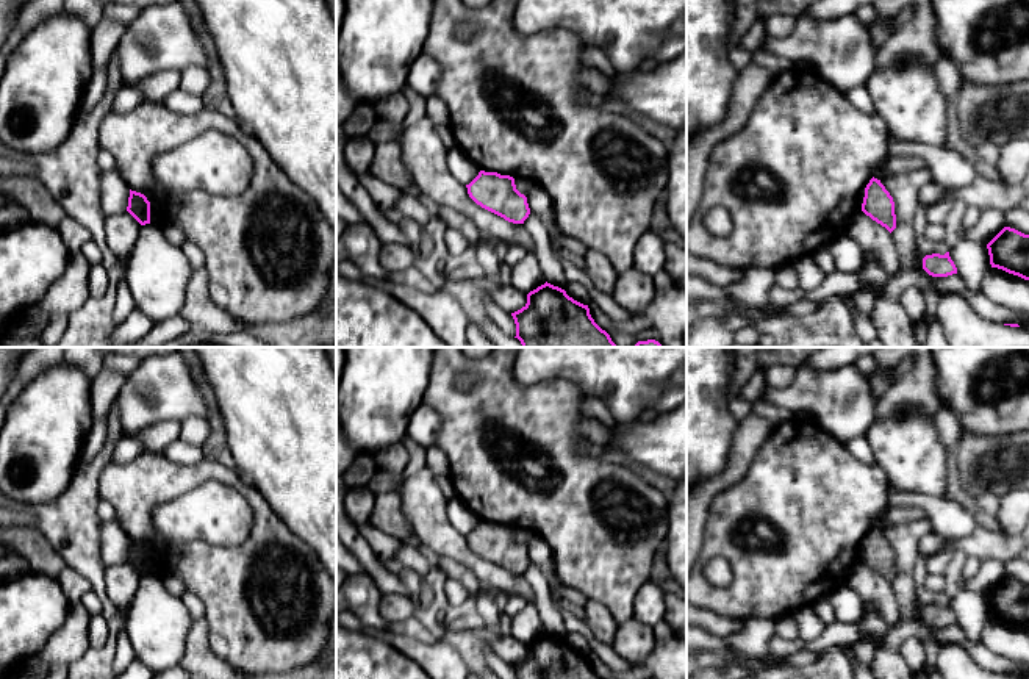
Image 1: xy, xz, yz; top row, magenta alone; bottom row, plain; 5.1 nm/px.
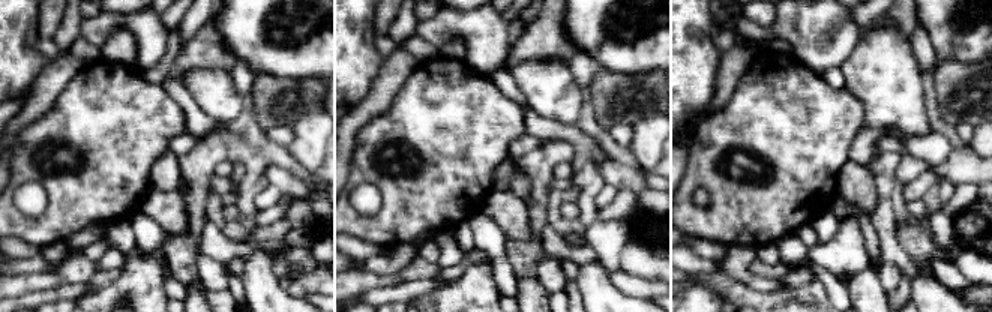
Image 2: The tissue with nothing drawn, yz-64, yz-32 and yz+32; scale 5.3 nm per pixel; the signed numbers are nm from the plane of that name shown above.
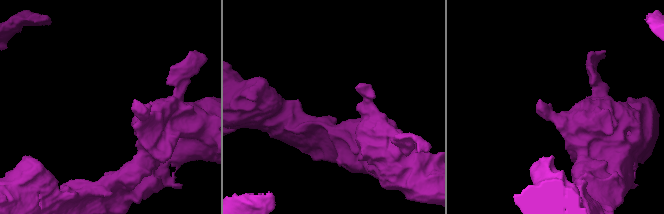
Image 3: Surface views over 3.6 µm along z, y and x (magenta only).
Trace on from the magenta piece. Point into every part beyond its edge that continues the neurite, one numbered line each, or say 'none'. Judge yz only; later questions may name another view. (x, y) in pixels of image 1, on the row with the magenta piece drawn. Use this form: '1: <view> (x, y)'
none

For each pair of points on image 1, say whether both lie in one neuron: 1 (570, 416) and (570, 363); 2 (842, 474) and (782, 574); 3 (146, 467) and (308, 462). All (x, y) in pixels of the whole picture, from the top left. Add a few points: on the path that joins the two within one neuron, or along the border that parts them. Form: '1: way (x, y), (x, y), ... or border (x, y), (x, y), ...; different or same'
1: border (534, 384), (566, 379), (587, 395); different
2: way (817, 499), (792, 526), (792, 549); same
3: border (233, 468), (260, 495); different

